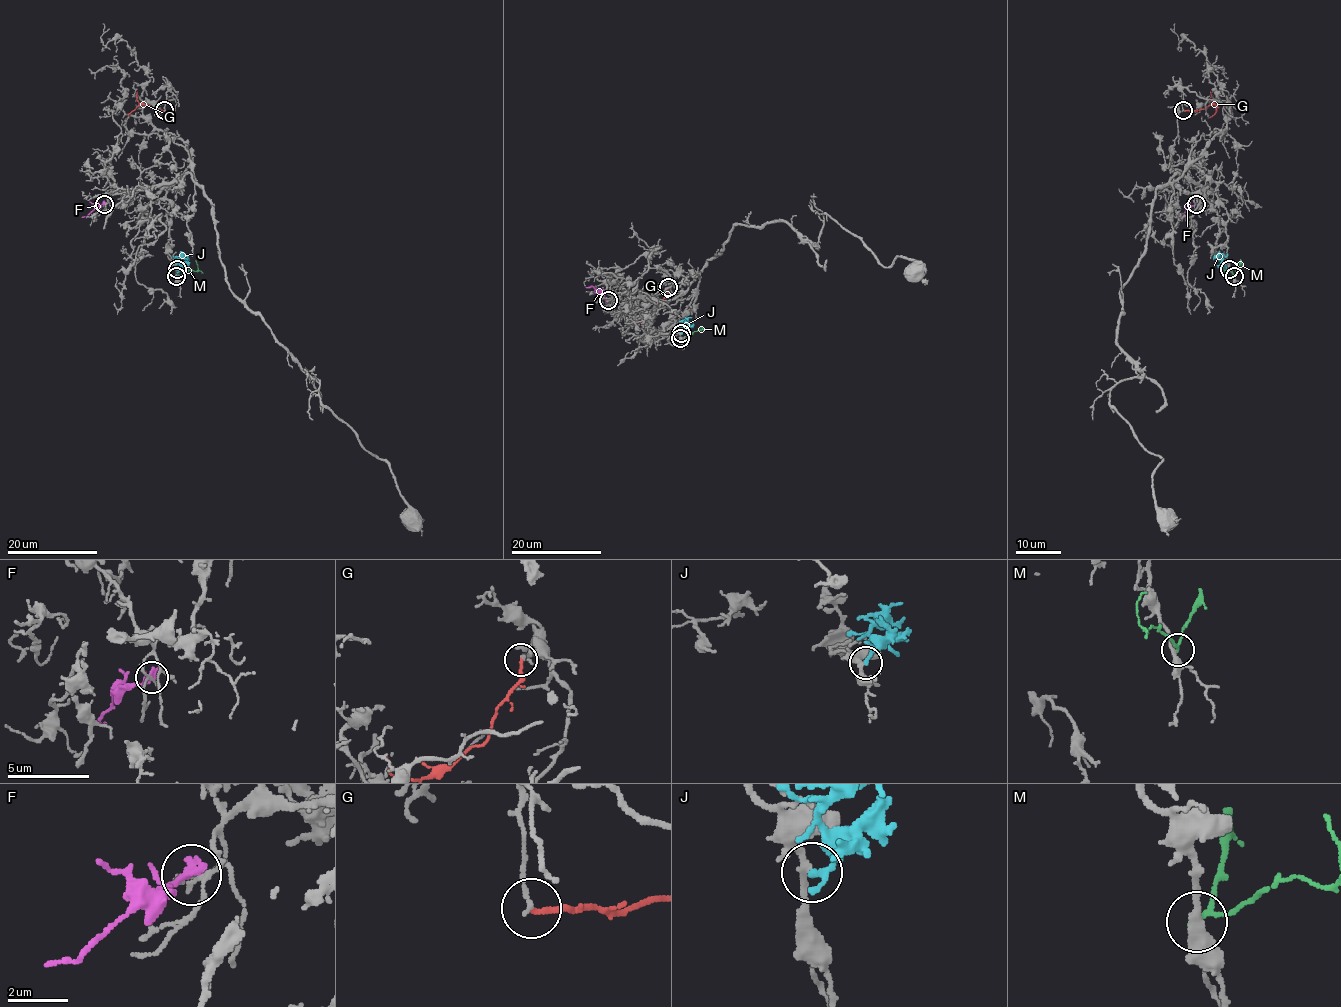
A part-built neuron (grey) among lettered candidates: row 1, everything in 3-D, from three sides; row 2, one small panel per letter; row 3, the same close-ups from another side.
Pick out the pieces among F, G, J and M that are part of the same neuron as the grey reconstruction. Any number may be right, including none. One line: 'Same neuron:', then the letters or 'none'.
Same neuron: none

